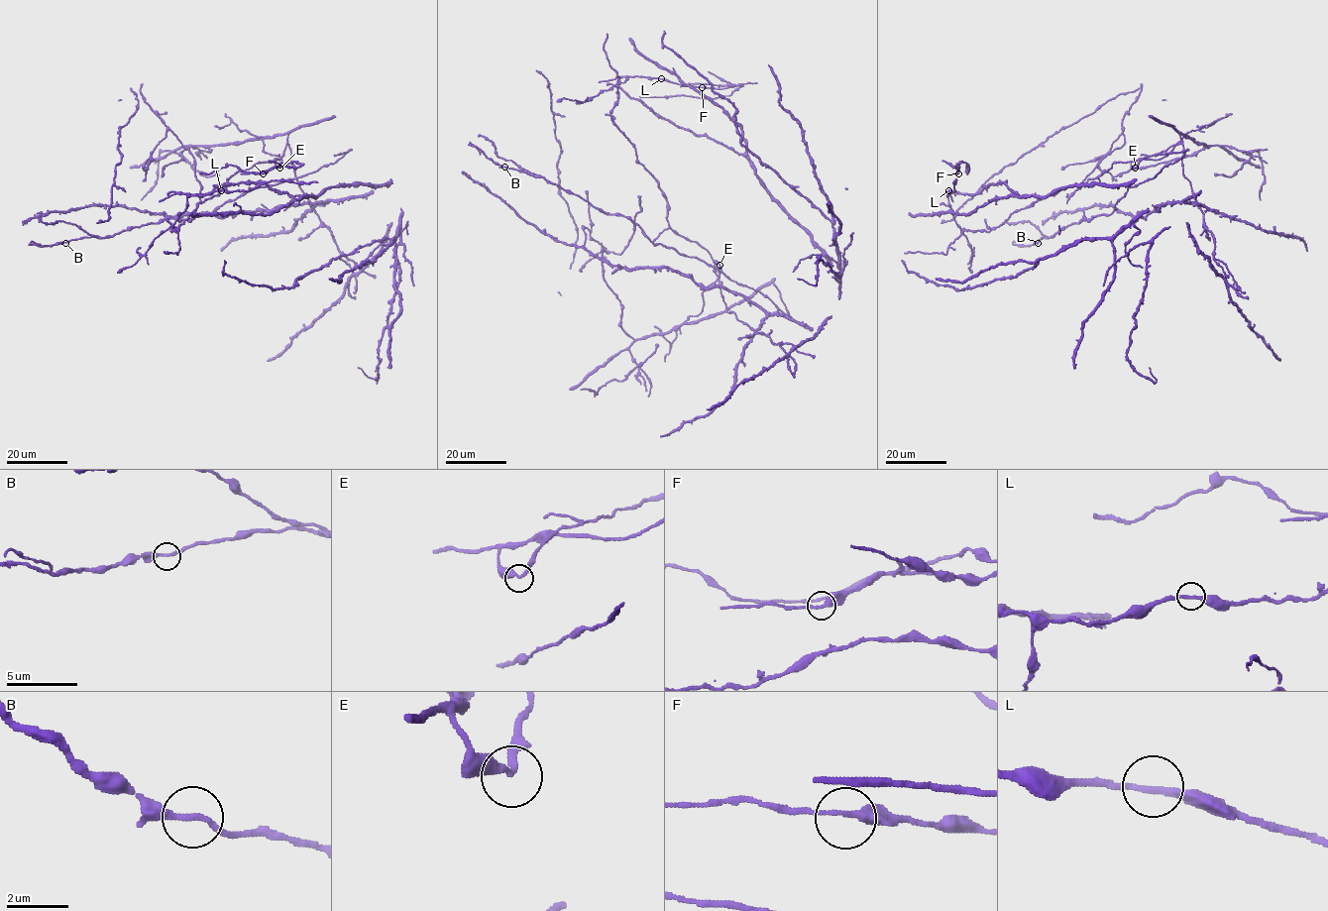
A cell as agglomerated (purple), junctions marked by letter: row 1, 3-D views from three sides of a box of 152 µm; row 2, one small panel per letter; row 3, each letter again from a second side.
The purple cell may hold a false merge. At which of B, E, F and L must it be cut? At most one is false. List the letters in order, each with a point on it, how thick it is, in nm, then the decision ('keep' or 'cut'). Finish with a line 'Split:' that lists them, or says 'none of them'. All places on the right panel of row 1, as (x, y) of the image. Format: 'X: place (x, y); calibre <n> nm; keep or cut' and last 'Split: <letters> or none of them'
B: place (1038, 243); calibre 240 nm; keep
E: place (1135, 168); calibre 220 nm; cut
F: place (958, 173); calibre 280 nm; keep
L: place (948, 190); calibre 220 nm; keep
Split: E

